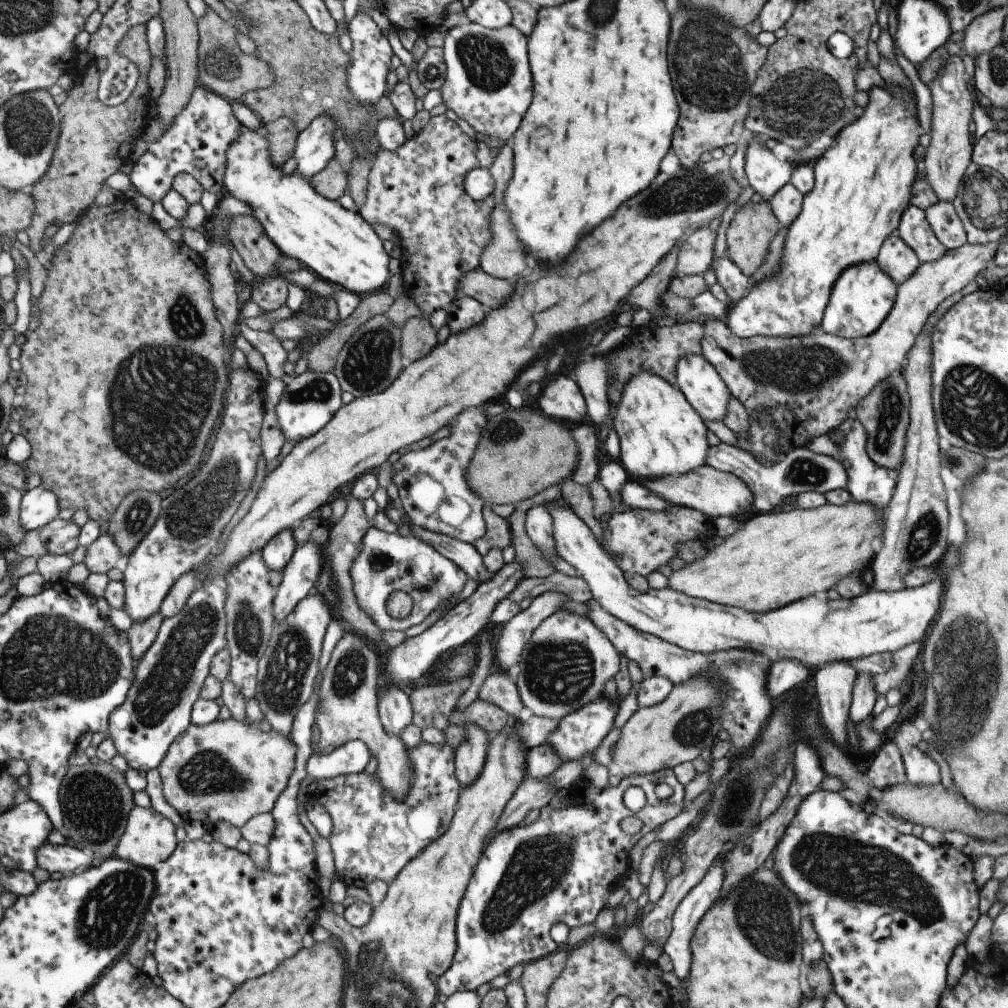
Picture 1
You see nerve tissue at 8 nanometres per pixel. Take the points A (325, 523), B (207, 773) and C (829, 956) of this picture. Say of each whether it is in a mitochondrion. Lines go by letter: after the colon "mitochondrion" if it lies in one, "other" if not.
A: other
B: mitochondrion
C: other

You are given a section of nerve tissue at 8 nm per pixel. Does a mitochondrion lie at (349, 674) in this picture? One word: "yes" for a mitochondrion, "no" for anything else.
yes

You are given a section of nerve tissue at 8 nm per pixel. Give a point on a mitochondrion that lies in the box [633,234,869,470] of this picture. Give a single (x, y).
(804, 371)

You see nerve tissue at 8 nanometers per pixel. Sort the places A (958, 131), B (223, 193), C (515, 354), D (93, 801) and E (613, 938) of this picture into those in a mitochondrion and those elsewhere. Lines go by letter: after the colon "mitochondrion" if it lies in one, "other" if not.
A: other
B: other
C: other
D: mitochondrion
E: other

